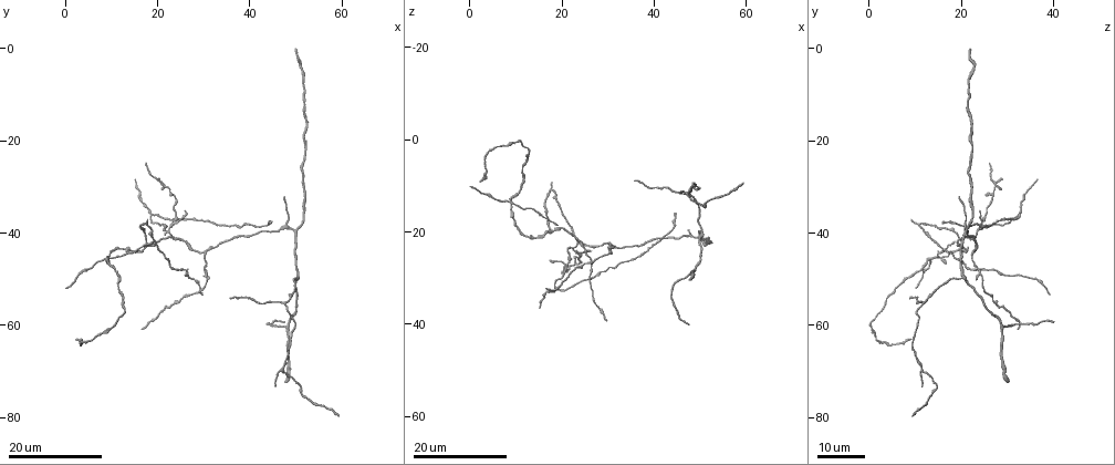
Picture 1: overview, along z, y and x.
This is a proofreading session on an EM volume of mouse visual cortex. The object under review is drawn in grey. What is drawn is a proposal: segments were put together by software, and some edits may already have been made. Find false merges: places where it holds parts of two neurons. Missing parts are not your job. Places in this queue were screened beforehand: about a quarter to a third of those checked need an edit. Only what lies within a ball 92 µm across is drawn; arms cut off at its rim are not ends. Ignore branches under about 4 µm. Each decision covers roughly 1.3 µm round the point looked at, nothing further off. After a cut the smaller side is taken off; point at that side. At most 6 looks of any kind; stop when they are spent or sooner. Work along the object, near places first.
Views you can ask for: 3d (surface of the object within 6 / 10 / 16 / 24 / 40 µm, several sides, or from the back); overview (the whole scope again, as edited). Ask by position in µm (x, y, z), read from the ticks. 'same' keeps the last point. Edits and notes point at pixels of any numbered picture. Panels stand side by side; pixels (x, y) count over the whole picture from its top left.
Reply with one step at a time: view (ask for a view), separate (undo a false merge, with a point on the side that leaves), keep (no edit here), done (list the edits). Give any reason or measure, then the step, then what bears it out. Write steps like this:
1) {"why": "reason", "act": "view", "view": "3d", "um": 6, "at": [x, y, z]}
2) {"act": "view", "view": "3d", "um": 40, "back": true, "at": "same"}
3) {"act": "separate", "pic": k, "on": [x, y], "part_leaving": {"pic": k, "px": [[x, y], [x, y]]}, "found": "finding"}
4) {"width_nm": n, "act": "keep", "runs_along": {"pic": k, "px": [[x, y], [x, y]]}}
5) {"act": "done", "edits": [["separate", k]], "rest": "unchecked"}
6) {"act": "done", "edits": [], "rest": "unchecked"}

{"why": "four-way junction", "act": "view", "view": "3d", "um": 16, "at": [22.0, 40.0, 23.0]}

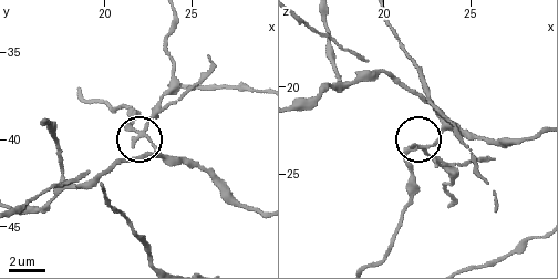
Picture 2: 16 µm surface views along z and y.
{"why": "closer look", "act": "view", "view": "3d", "um": 10, "at": [22.2, 39.5, 23.4]}

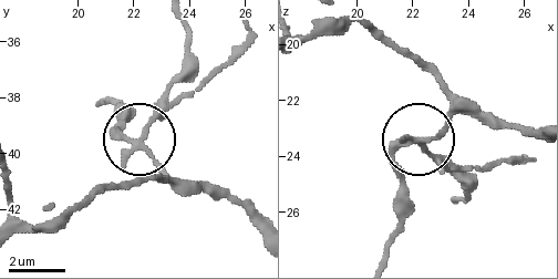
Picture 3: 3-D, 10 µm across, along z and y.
{"act": "separate", "pic": 3, "on": [161, 110], "part_leaving": {"pic": 3, "px": [[140, 138], [183, 62], [187, 40], [181, 19]]}, "found": "two neurons meet here"}

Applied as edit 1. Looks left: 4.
{"act": "view", "view": "overview"}

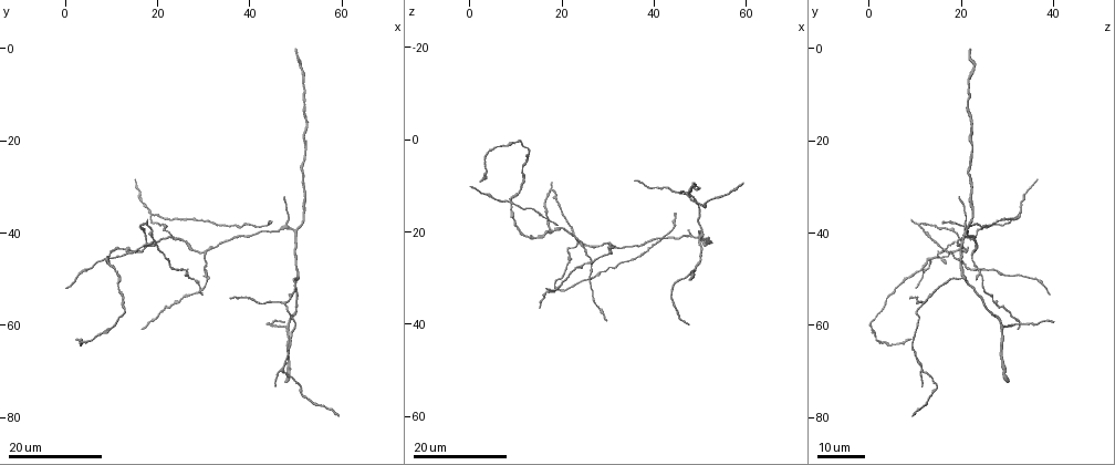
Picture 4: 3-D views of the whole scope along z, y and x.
{"why": "three-way junction", "act": "view", "view": "3d", "um": 16, "at": [47.5, 60.0, 29.0]}

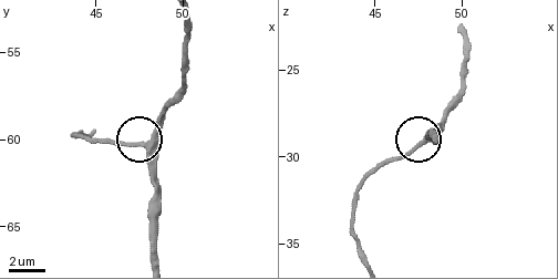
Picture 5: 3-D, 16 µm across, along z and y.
{"act": "view", "view": "3d", "um": 10, "at": [48.0, 60.4, 29.1]}

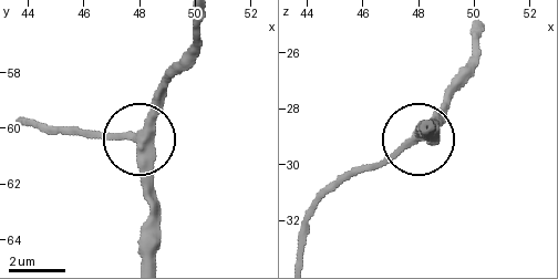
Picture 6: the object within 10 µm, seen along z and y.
{"width_nm": 350, "act": "keep", "runs_along": {"pic": 6, "px": [[196, 21], [194, 50], [165, 86], [140, 143], [153, 234]]}, "found": "all the same neuron"}

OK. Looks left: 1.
{"act": "done", "edits": [["separate", 3]], "rest": "unchecked"}

